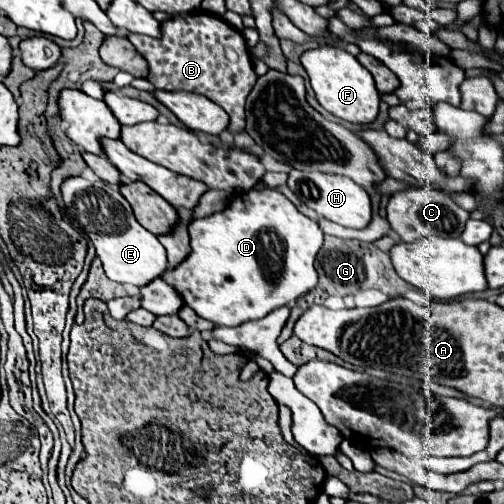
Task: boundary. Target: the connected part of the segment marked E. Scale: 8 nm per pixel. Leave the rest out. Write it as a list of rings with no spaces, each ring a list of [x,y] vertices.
[[[71,177],[63,183],[63,203],[69,223],[79,229],[81,235],[93,241],[97,257],[101,259],[111,281],[143,287],[165,273],[167,253],[163,245],[153,233],[139,225],[139,221],[133,217],[131,205],[119,193],[117,185],[109,185],[101,179],[89,181],[83,177]]]

